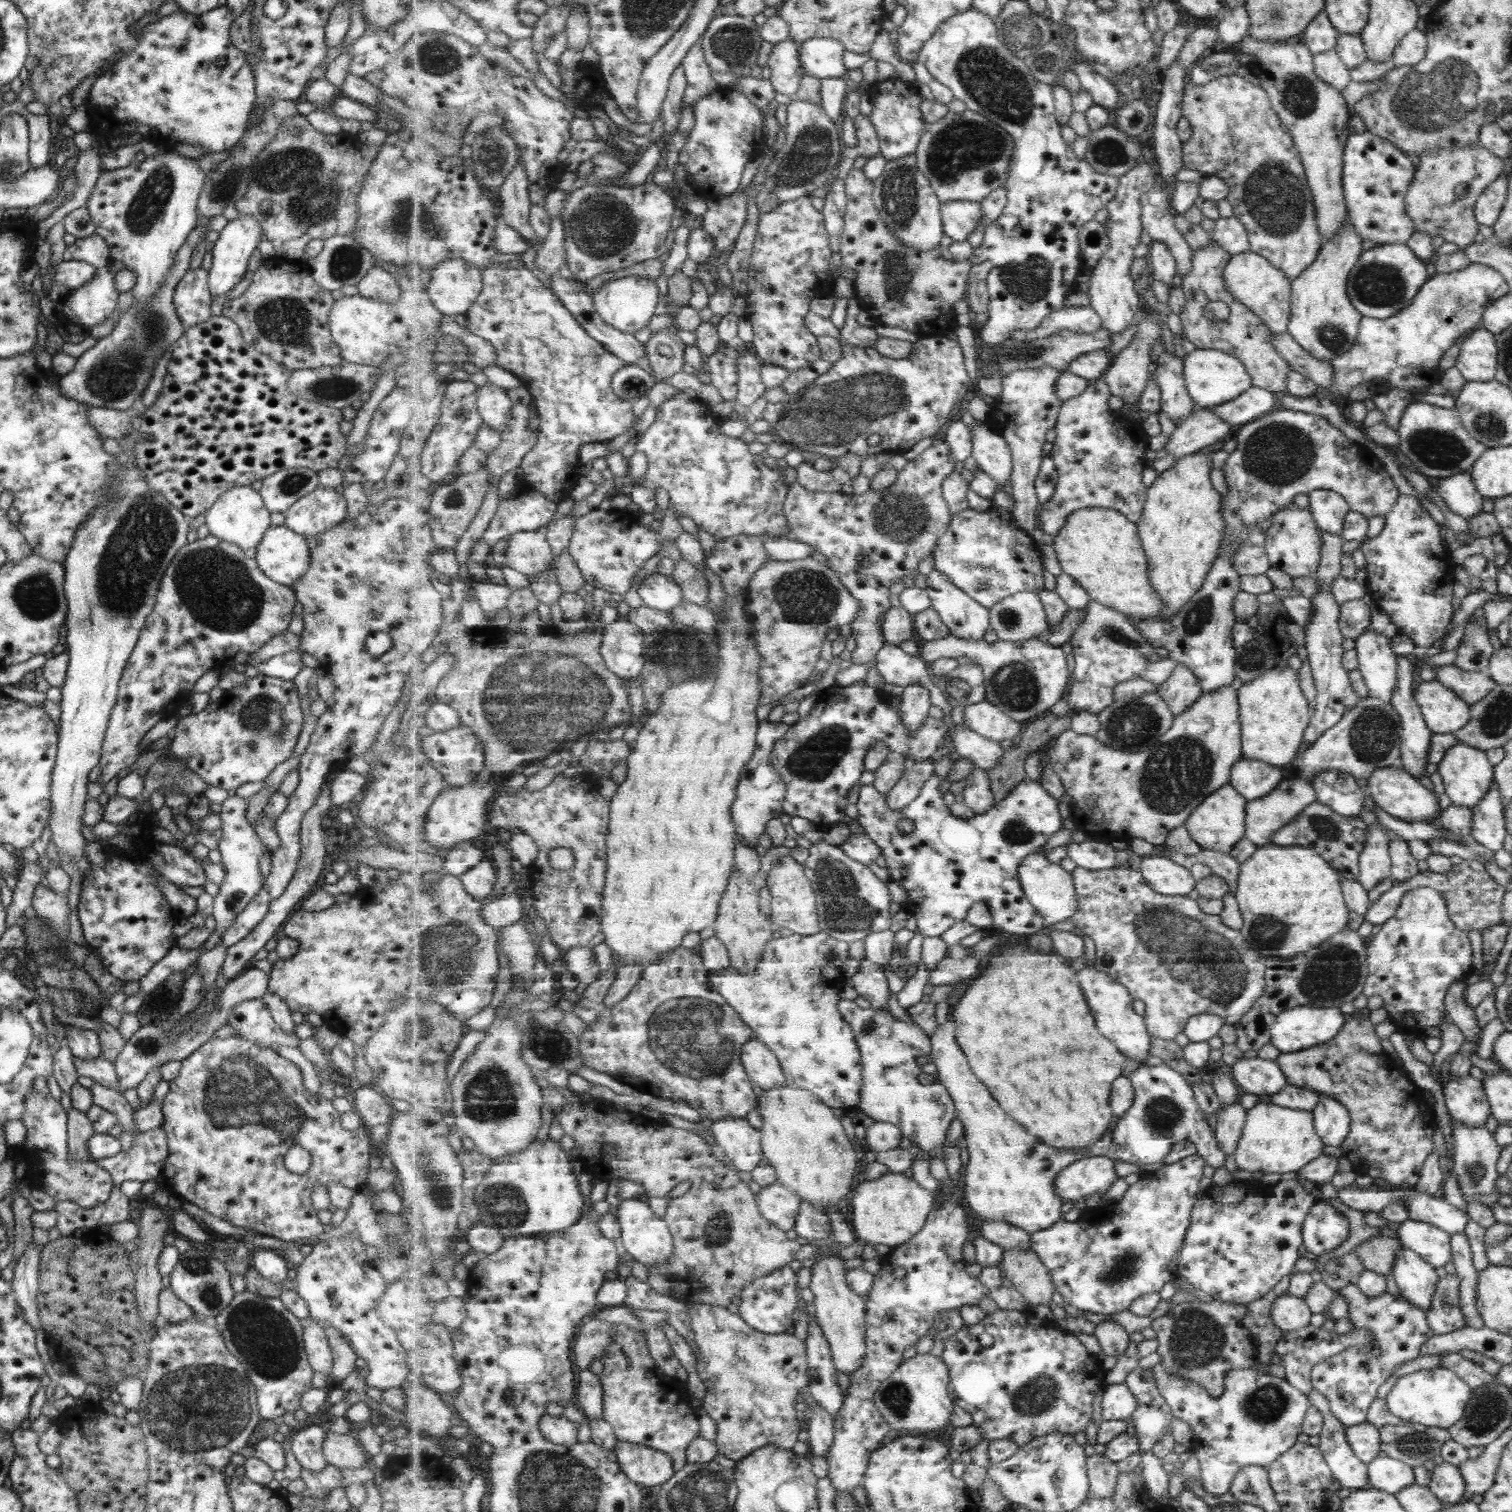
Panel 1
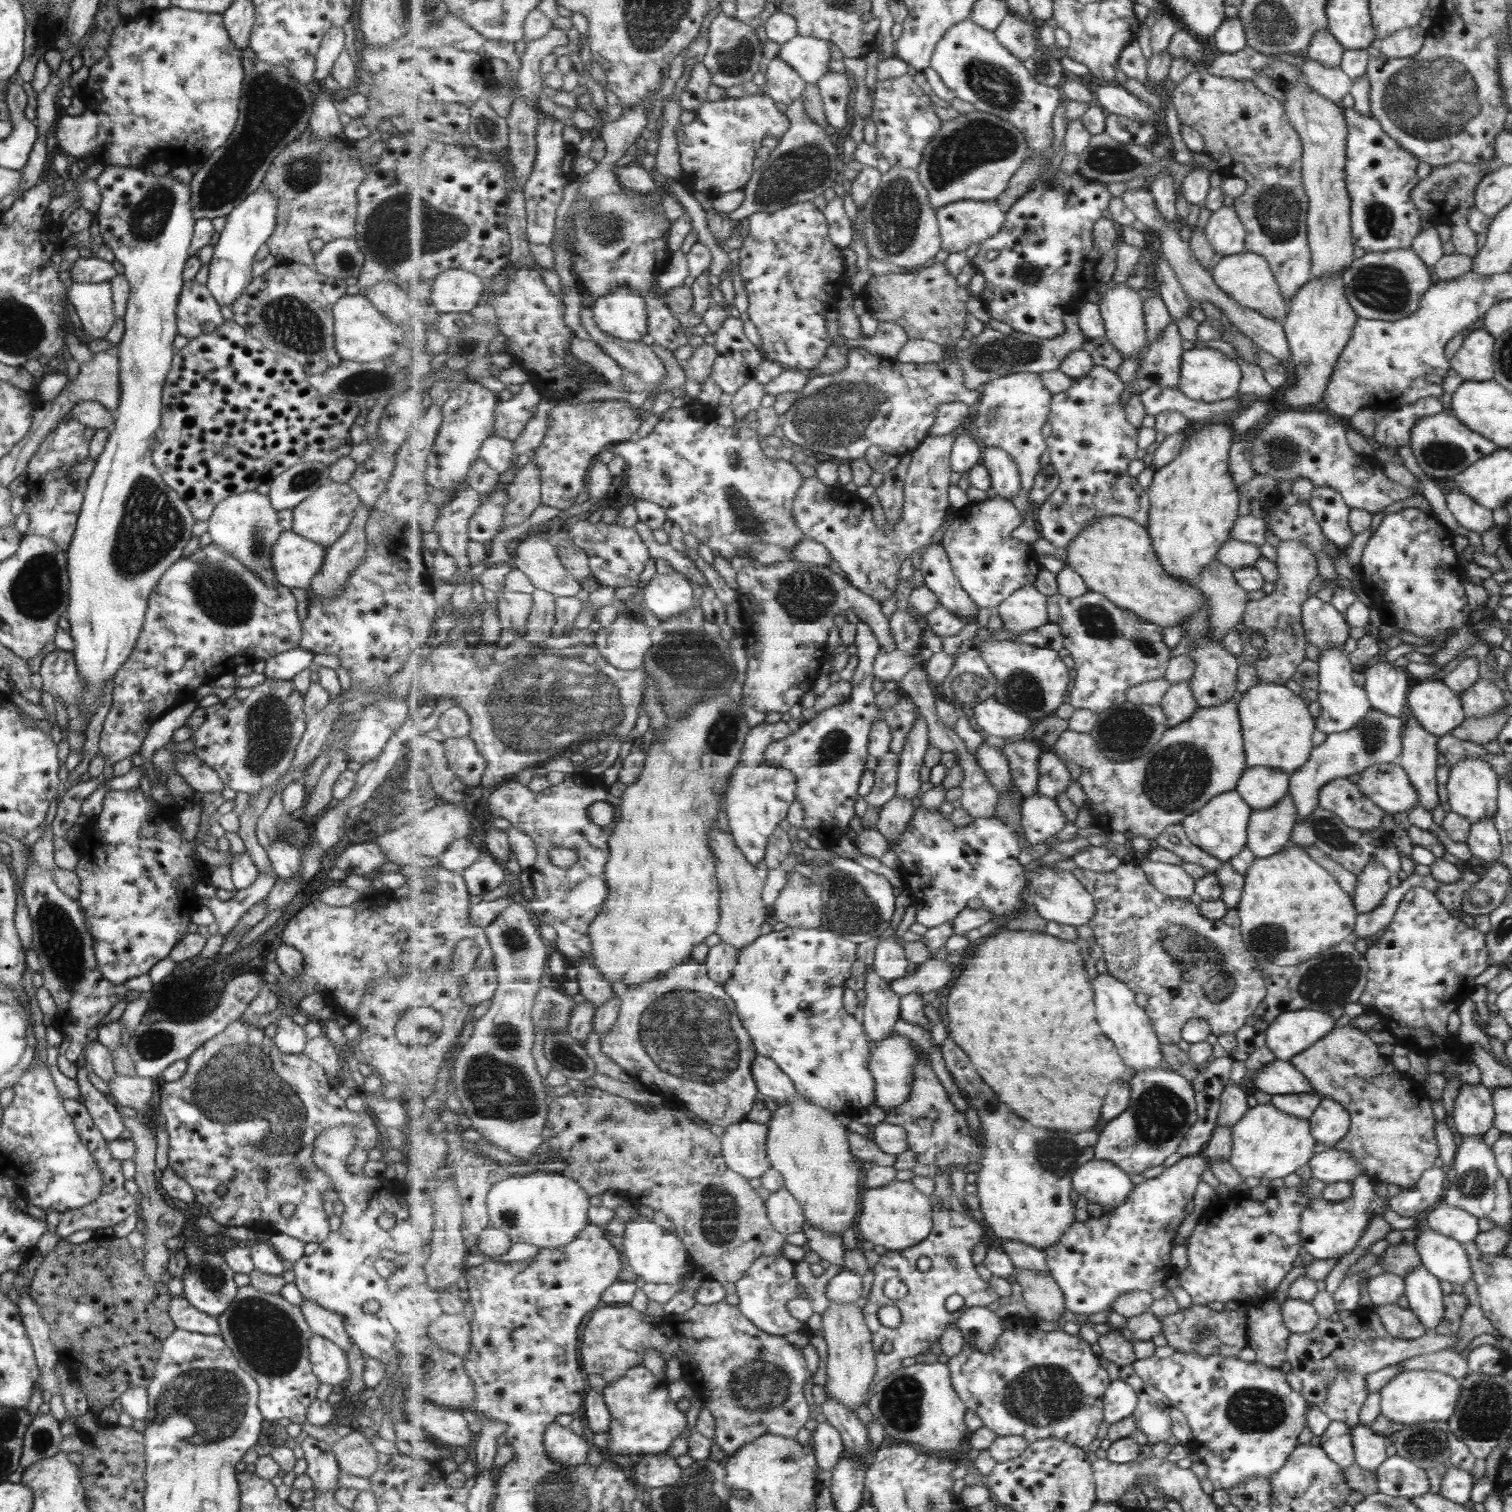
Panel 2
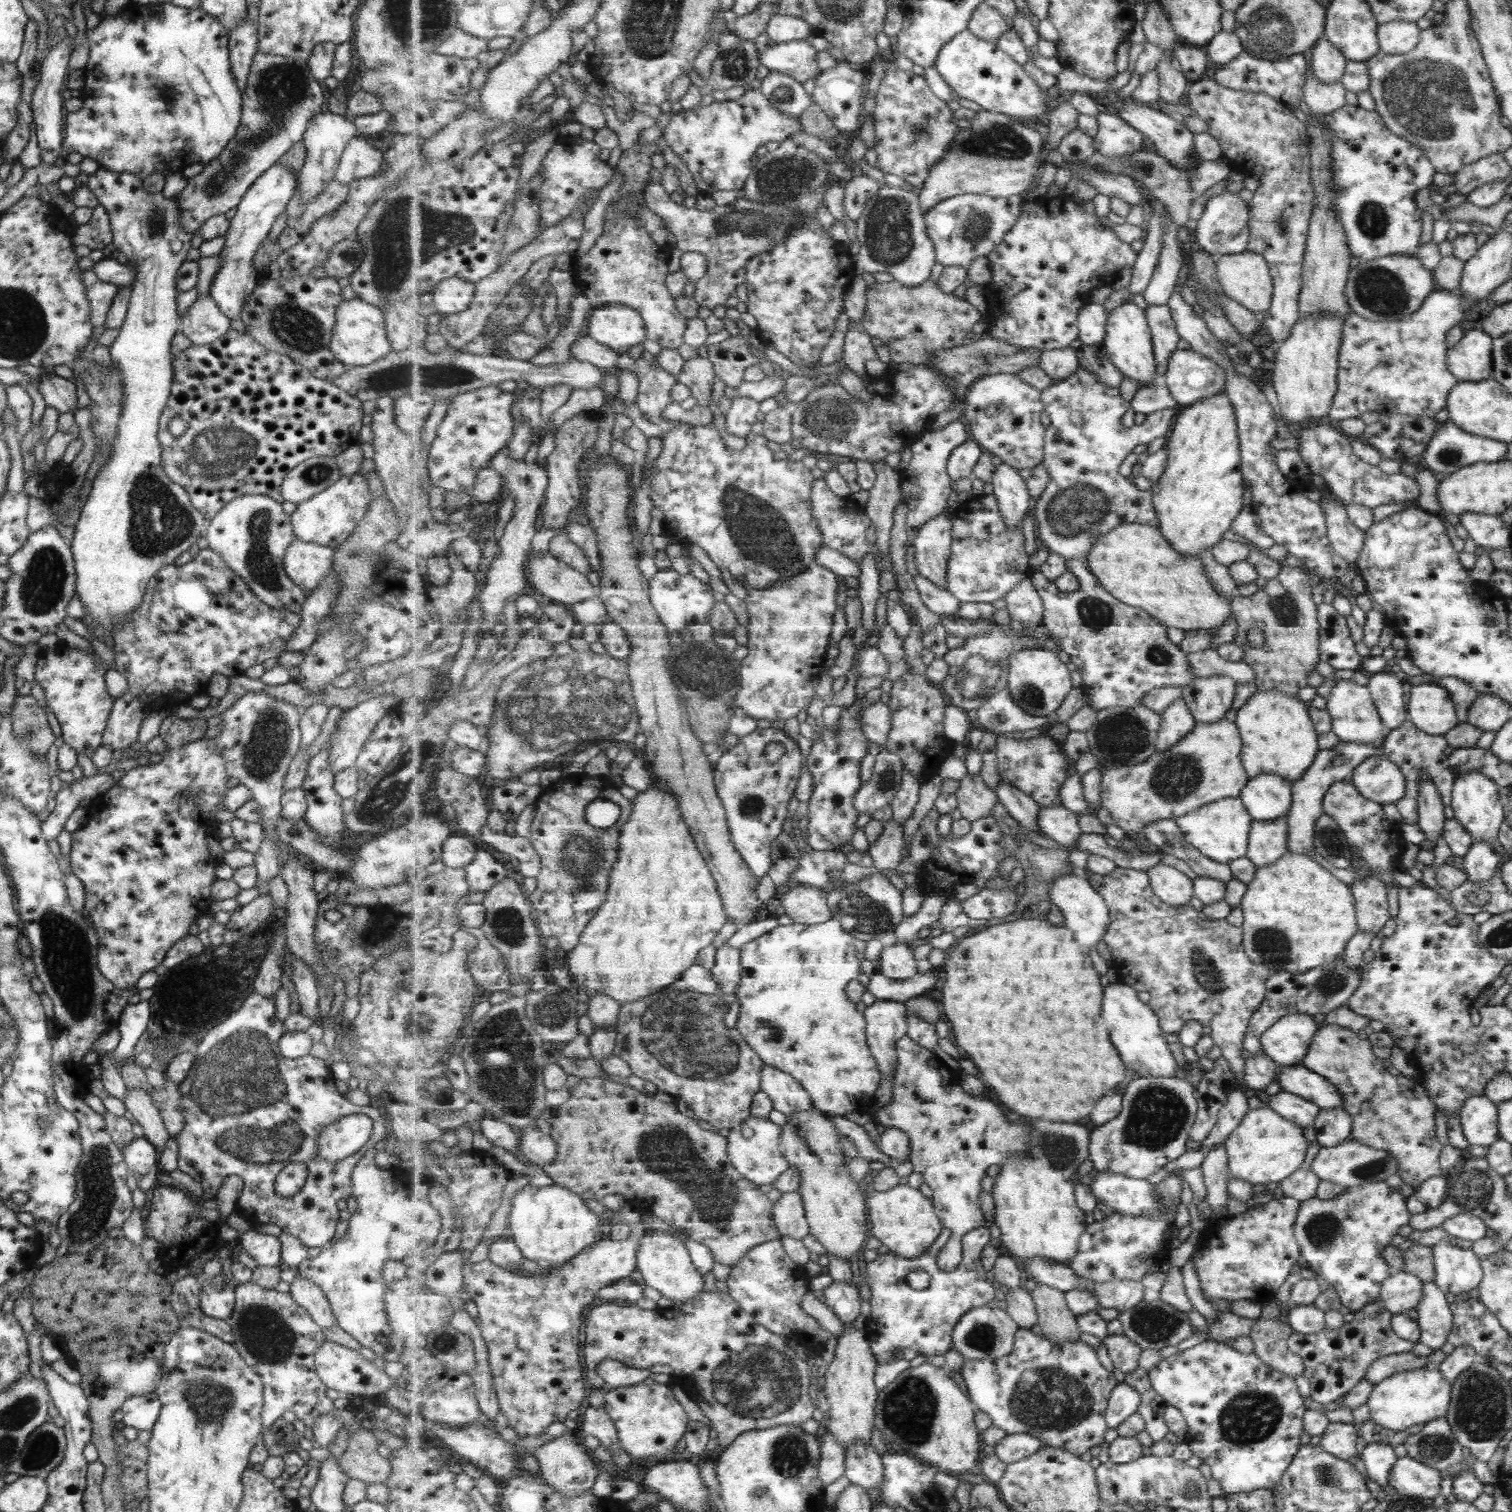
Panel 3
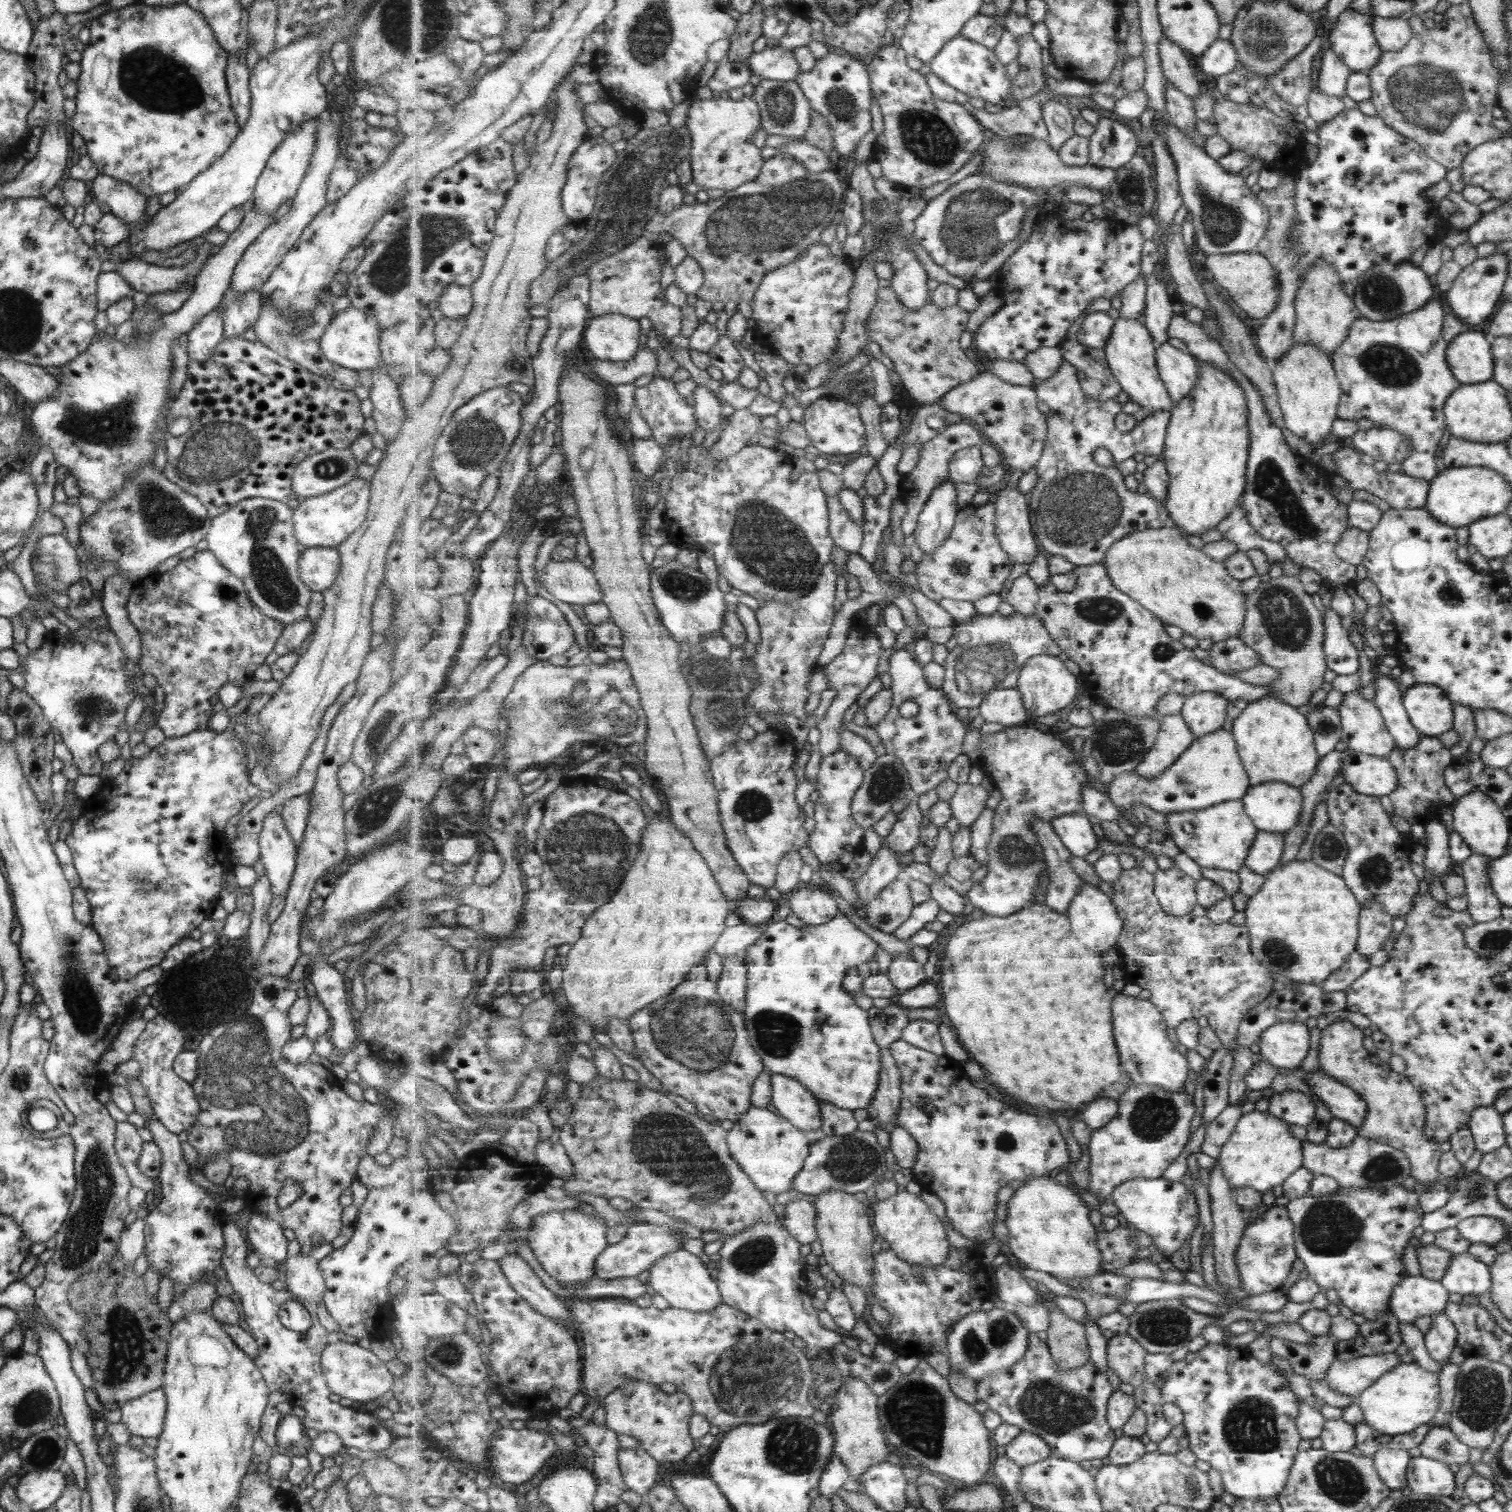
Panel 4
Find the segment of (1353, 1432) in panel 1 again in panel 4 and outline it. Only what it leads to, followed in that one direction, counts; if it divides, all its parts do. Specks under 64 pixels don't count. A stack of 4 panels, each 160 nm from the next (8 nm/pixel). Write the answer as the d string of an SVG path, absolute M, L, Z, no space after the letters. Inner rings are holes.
M1383 1446L1372 1454L1373 1467L1381 1482L1390 1489L1405 1491L1405 1468L1407 1468L1409 1453L1405 1449L1393 1449Z

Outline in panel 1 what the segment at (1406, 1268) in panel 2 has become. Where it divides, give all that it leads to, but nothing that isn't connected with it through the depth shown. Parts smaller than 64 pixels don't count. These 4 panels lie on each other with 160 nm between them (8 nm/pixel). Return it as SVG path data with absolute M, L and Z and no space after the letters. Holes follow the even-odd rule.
M1379 1235L1361 1242L1352 1254L1361 1261L1365 1270L1384 1276L1391 1274L1391 1266L1397 1258L1399 1248L1403 1246L1397 1238Z

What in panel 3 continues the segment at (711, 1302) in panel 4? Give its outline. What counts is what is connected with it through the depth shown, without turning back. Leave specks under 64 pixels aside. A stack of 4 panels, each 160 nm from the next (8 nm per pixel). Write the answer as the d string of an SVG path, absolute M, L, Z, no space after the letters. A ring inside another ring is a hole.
M653 1230L647 1234L640 1234L640 1242L641 1248L640 1253L637 1254L637 1263L640 1264L638 1271L645 1285L656 1289L662 1296L675 1303L696 1300L703 1293L703 1288L705 1288L703 1275L693 1264L687 1246L679 1238L665 1234L663 1230Z

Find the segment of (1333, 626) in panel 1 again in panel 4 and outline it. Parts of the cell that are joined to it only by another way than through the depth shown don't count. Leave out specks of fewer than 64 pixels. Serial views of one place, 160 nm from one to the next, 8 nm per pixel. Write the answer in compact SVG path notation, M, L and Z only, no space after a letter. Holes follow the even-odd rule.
M1359 690L1348 692L1335 710L1340 719L1339 739L1349 752L1387 758L1395 747L1394 741L1371 700L1363 699Z

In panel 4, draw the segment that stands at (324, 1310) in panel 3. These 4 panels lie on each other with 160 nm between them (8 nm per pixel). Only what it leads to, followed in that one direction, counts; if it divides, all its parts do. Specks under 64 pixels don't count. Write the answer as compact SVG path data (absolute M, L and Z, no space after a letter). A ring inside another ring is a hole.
M301 1254L285 1258L281 1265L287 1291L299 1298L300 1302L310 1302L314 1306L316 1302L322 1302L324 1280L317 1261Z

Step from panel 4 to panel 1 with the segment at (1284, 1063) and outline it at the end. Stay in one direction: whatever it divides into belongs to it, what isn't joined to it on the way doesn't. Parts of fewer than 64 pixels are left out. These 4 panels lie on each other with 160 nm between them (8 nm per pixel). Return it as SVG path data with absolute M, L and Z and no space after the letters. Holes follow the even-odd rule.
M1296 1006L1276 1014L1268 1033L1271 1043L1279 1053L1288 1053L1331 1040L1343 1026L1343 1014L1338 1008Z

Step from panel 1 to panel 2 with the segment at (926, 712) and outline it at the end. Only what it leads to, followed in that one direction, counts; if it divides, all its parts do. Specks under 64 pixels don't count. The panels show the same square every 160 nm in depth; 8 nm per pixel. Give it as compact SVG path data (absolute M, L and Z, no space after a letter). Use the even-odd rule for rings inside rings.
M921 717L917 726L909 734L908 745L901 755L897 796L913 800L922 795L921 768L924 766L927 750L930 748L929 730L927 722Z

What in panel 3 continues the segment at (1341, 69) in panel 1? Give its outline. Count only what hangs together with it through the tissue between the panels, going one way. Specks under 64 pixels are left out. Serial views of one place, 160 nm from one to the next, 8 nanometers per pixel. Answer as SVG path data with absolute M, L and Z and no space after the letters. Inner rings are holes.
M1315 75L1304 78L1302 101L1315 116L1323 116L1340 109L1345 104L1345 89L1339 81L1323 84Z

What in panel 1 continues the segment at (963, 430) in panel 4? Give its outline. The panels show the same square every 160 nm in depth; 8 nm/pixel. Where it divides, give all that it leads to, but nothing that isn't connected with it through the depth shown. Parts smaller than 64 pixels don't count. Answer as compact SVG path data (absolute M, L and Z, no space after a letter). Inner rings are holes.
M938 437L932 445L913 460L908 461L903 469L898 471L897 480L889 490L877 492L871 489L865 494L845 494L841 492L821 492L807 490L798 480L789 488L784 512L789 520L791 539L797 539L809 544L814 550L826 557L826 563L835 570L841 582L848 587L849 592L861 603L859 617L850 624L856 648L851 652L851 662L854 664L869 664L876 660L877 653L885 646L883 624L879 618L897 604L894 595L889 592L891 584L901 581L903 576L917 570L919 562L931 556L940 538L947 532L952 523L952 512L944 497L944 480L955 470L956 458L952 449L943 437Z

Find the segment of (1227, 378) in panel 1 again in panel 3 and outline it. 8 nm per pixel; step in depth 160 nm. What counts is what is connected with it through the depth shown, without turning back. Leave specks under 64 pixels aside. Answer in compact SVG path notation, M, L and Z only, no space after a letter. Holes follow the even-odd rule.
M1177 349L1169 358L1164 384L1185 408L1224 391L1224 371L1191 349Z

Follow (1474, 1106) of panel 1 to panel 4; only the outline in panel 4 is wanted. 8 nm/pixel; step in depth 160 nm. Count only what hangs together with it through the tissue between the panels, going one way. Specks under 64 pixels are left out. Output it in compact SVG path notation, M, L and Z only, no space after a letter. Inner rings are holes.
M1492 1106L1474 1108L1469 1115L1467 1127L1471 1133L1474 1147L1481 1154L1505 1145L1502 1115Z

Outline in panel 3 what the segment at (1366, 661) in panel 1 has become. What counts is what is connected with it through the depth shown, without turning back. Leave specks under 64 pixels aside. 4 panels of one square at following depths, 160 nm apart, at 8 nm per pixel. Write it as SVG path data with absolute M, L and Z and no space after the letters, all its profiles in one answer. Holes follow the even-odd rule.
M1387 669L1369 675L1367 690L1385 728L1399 728L1407 714L1403 706L1403 682Z

